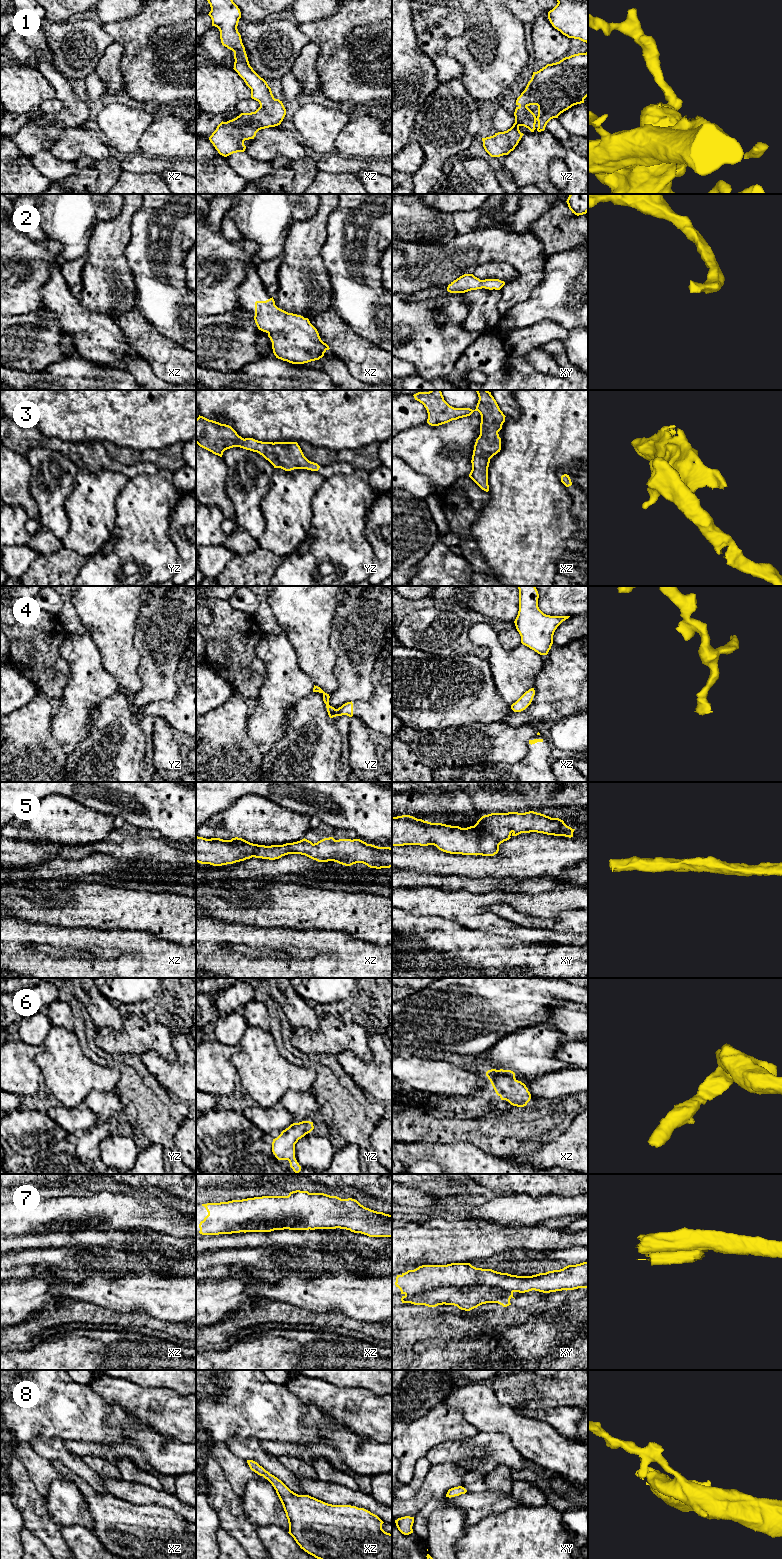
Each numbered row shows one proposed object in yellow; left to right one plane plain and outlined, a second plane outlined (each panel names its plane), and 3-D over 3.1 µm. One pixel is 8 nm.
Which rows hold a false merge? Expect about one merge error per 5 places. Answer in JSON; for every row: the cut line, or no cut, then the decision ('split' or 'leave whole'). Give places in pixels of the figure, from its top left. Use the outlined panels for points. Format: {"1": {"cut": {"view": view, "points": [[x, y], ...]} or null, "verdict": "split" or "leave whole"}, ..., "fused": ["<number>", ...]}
{"1": {"cut": null, "verdict": "leave whole"}, "2": {"cut": null, "verdict": "leave whole"}, "3": {"cut": null, "verdict": "leave whole"}, "4": {"cut": null, "verdict": "leave whole"}, "5": {"cut": null, "verdict": "leave whole"}, "6": {"cut": null, "verdict": "leave whole"}, "7": {"cut": {"view": "xy", "points": [[512, 1291], [486, 1286], [437, 1287], [421, 1293], [405, 1295]]}, "verdict": "split"}, "8": {"cut": null, "verdict": "leave whole"}, "fused": ["7"]}

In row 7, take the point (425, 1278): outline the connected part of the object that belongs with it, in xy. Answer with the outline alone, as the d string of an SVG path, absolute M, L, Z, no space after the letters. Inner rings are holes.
M588 1261L532 1276L517 1276L492 1269L476 1268L470 1263L422 1265L397 1275L395 1285L401 1294L407 1296L443 1287L470 1286L494 1287L519 1293L532 1290L543 1293L567 1291L588 1288Z

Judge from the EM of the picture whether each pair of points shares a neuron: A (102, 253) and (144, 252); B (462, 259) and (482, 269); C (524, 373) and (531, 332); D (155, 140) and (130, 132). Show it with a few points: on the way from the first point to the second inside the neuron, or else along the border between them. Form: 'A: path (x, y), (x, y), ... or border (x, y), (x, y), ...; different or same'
A: border (129, 229), (125, 259), (132, 274); different
B: border (500, 261), (482, 262), (472, 273); different
C: border (524, 355), (508, 357); different
D: border (155, 120), (140, 137), (138, 151); different

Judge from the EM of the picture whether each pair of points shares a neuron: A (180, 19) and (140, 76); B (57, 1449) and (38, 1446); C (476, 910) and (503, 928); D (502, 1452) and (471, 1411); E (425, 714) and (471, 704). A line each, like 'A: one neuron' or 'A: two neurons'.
A: one neuron
B: one neuron
C: one neuron
D: two neurons
E: one neuron

